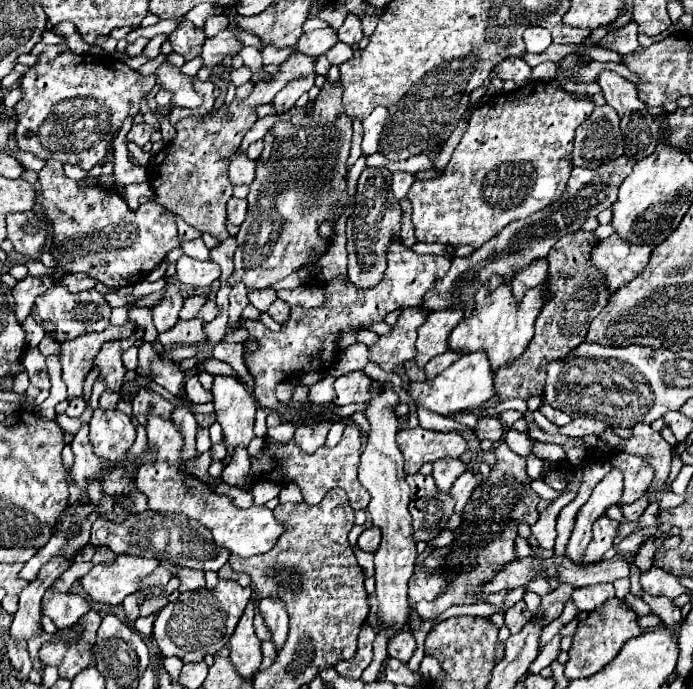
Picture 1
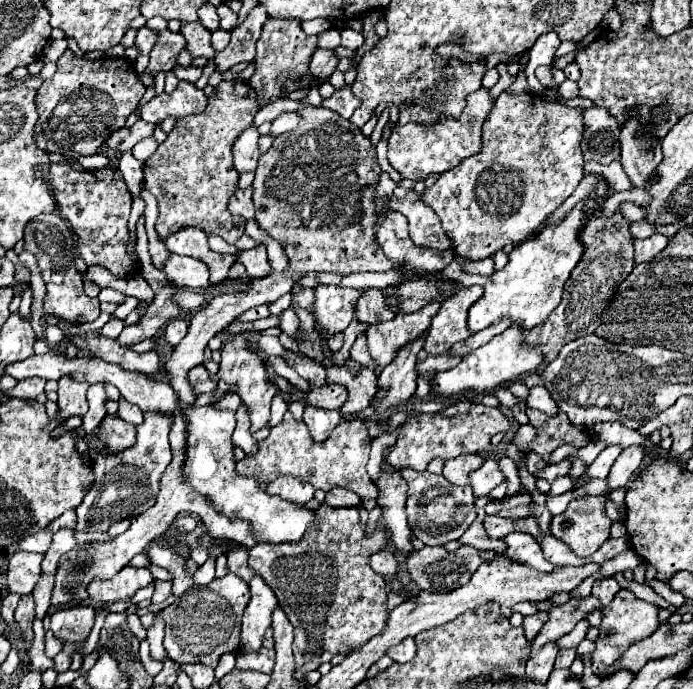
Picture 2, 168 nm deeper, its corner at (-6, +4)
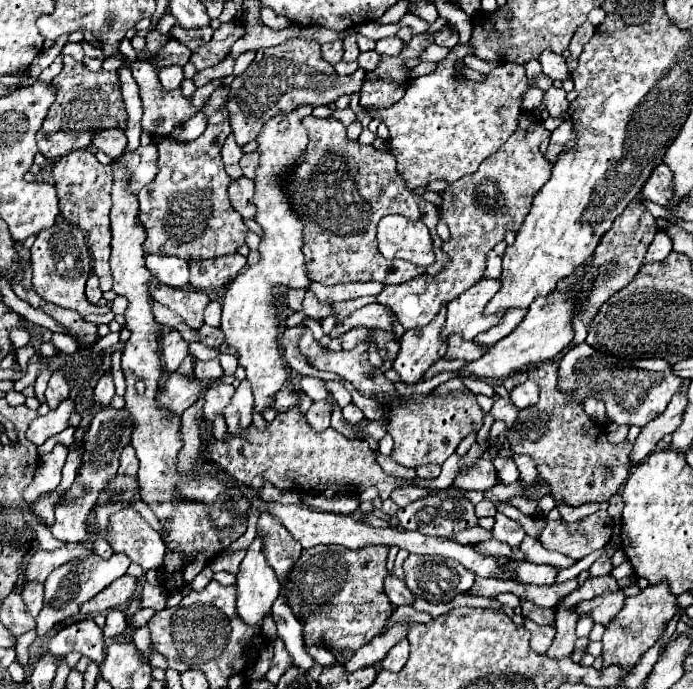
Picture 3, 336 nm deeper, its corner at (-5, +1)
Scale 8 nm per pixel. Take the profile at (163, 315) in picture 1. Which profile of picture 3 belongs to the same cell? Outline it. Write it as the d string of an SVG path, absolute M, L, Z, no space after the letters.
M170 331L162 337L162 359L170 373L174 373L184 357L188 355L188 343L180 337L178 331Z

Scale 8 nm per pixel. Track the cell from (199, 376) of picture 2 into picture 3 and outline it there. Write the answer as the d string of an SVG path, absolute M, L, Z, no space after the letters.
M214 357L214 359L210 359L210 361L200 361L200 359L196 359L194 361L194 375L198 375L198 377L206 377L206 379L218 379L218 377L222 377L222 367L220 367L220 361L218 361L218 357Z

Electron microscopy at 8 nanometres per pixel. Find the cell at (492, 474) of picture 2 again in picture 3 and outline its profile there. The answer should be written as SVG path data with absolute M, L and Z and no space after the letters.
M496 457L494 459L494 467L498 471L500 483L508 485L508 483L516 483L518 481L518 467L516 467L512 457Z

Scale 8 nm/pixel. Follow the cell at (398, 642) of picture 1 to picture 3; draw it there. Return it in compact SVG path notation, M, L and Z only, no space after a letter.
M402 639L402 643L398 643L398 647L392 647L392 651L384 657L382 665L388 671L400 671L406 665L408 655L410 655L410 643L406 639Z

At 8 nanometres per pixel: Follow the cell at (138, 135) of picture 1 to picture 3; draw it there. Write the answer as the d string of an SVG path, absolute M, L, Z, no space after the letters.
M110 129L110 131L100 131L98 135L94 135L94 143L96 149L104 151L108 157L116 159L118 155L122 155L122 151L126 149L126 135L118 129Z

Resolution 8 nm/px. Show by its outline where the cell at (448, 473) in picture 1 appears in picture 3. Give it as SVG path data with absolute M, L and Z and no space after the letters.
M482 457L476 461L476 465L468 473L458 475L454 479L454 485L464 491L488 491L494 485L498 485L498 475L494 471L492 461Z

